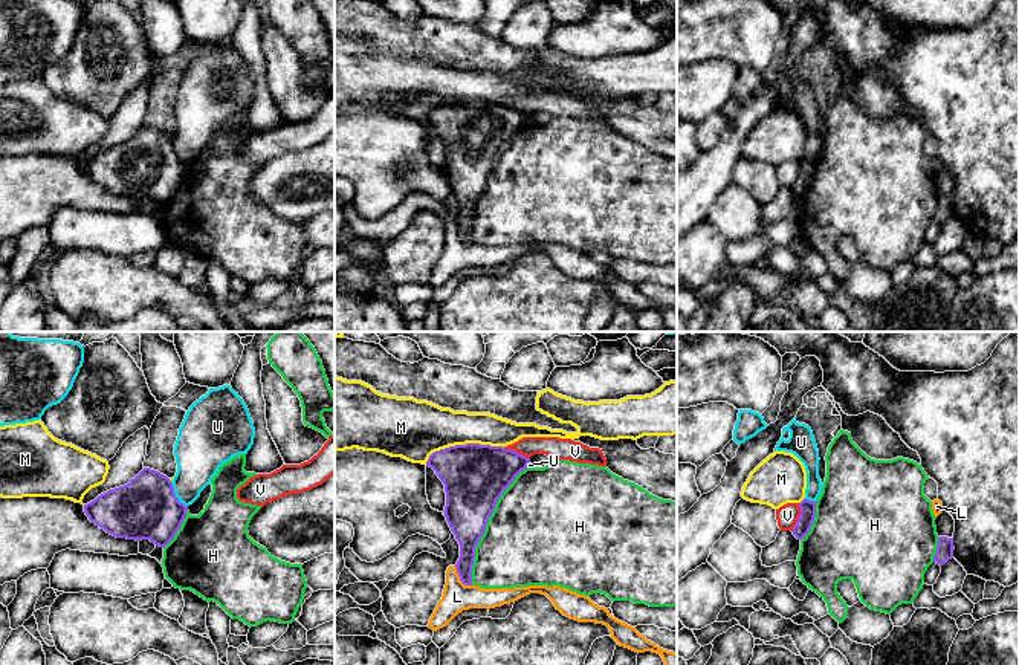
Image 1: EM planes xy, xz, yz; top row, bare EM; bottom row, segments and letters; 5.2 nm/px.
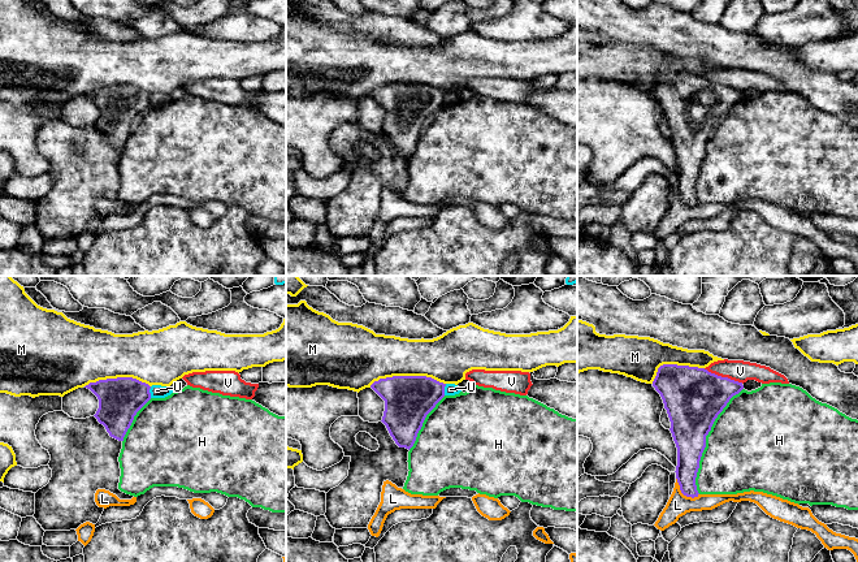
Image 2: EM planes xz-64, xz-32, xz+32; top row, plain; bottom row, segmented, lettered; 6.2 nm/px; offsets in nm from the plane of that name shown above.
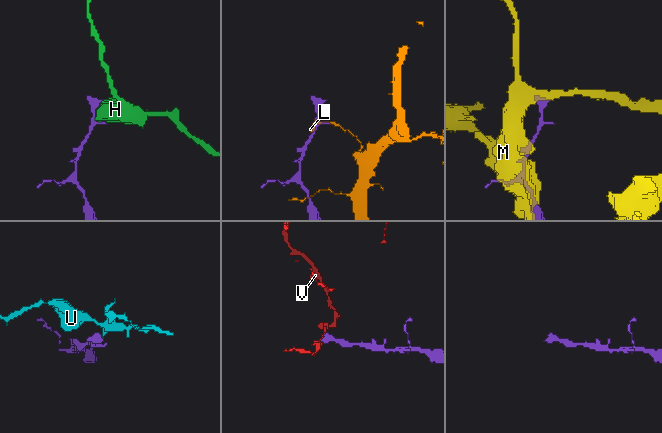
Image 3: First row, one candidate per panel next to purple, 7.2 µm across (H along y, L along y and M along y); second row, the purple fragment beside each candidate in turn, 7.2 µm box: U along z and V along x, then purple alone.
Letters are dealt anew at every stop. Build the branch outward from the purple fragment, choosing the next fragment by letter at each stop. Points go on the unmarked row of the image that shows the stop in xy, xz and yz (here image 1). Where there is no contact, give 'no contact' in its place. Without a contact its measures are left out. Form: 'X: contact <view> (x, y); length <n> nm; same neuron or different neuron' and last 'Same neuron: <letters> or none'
H: contact xz (486, 181); length 700 nm; different neuron
L: contact xz (460, 236); length 140 nm; different neuron
M: contact xz (462, 103); length 420 nm; different neuron
U: contact xy (174, 153); length 160 nm; different neuron
V: contact yz (799, 175); length 160 nm; different neuron
Same neuron: none

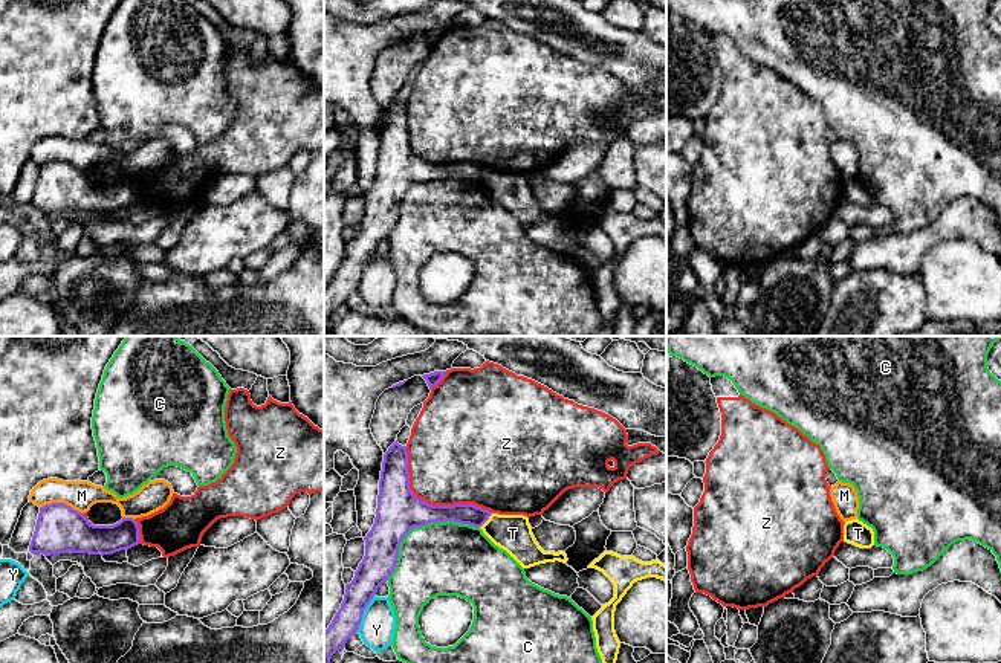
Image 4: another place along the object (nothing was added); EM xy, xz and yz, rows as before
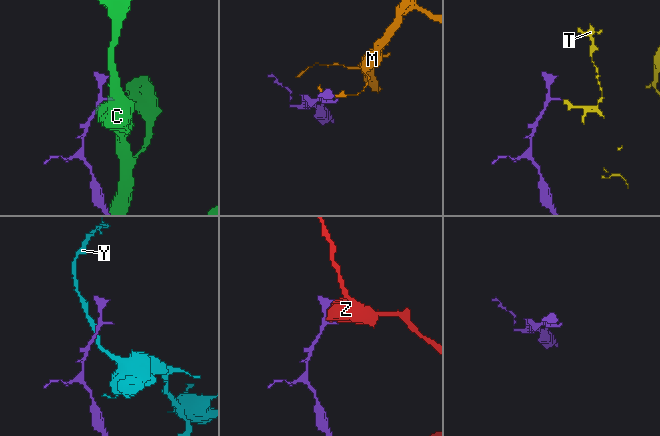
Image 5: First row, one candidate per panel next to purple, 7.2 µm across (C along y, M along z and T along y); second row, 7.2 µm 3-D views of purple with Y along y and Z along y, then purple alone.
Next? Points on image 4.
C: contact xz (419, 184); length 550 nm; different neuron
M: contact xy (61, 161); length 220 nm; different neuron
T: contact xz (486, 177); length 100 nm; different neuron
Y: contact xz (362, 271); length 220 nm; different neuron
Z: contact xz (430, 162); length 600 nm; different neuron
Same neuron: none

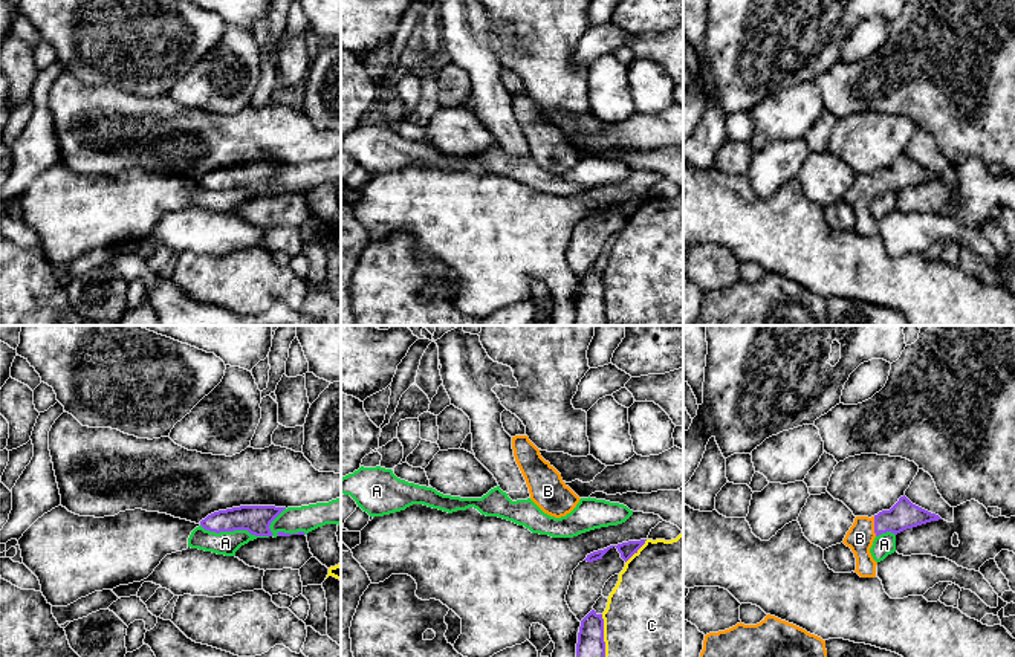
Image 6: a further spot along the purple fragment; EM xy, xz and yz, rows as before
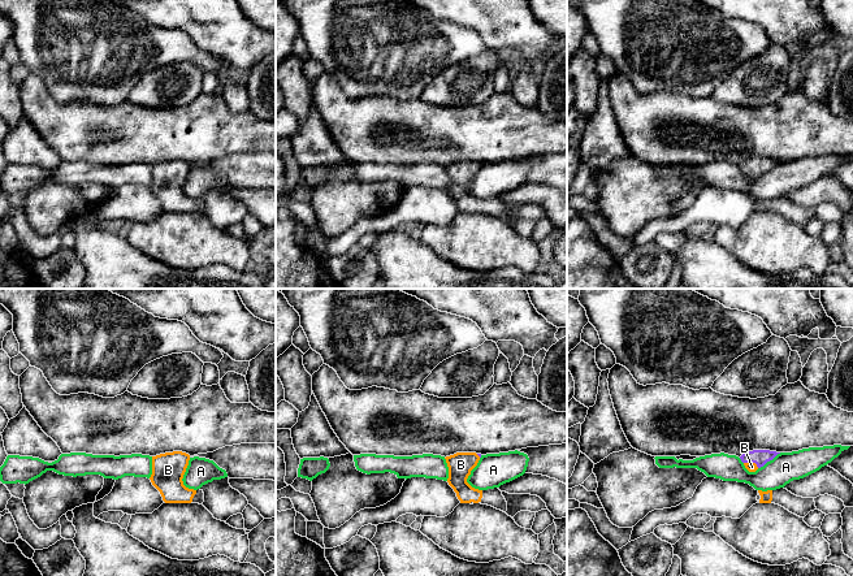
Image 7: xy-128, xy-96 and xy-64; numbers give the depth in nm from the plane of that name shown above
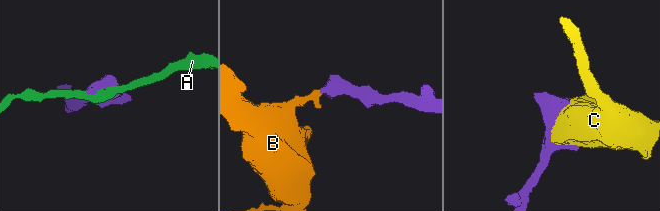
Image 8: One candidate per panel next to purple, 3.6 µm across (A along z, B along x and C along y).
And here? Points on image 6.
A: contact xy (234, 187); length 360 nm; different neuron
B: contact yz (875, 184); length 110 nm; same neuron
C: contact xz (603, 298); length 280 nm; different neuron
Same neuron: B

